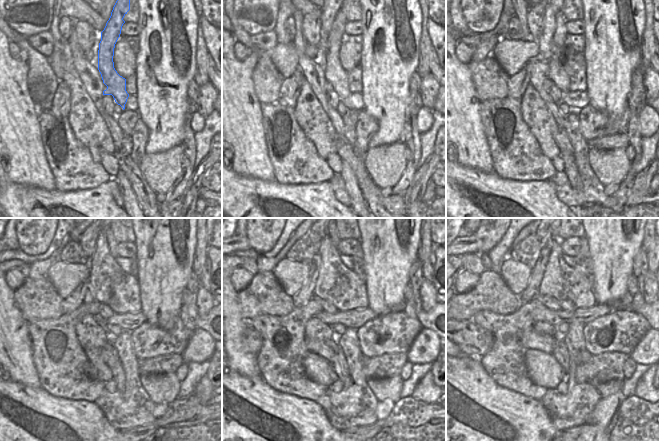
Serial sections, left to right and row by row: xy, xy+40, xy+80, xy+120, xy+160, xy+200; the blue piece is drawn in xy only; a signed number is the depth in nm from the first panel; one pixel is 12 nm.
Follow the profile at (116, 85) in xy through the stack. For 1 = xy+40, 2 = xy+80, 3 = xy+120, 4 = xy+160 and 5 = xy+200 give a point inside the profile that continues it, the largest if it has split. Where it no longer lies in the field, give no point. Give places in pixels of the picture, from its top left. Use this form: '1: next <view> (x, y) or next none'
1: next xy+40 (334, 73)
2: next xy+80 (557, 74)
3: next xy+120 (111, 241)
4: next xy+160 (335, 240)
5: next xy+200 (557, 239)

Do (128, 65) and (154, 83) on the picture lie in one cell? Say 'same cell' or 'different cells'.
different cells

